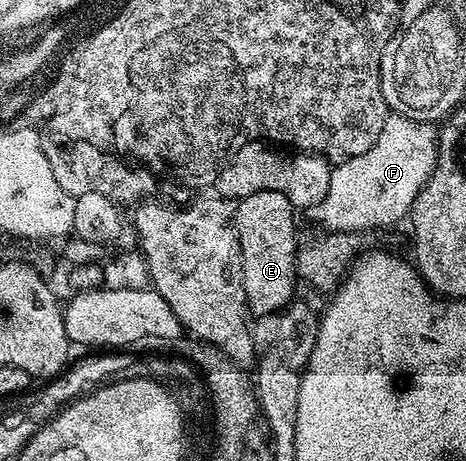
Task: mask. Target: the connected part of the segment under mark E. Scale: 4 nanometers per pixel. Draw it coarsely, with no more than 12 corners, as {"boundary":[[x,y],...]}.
{"boundary":[[288,195],[236,205],[253,317],[293,303],[296,216]]}

